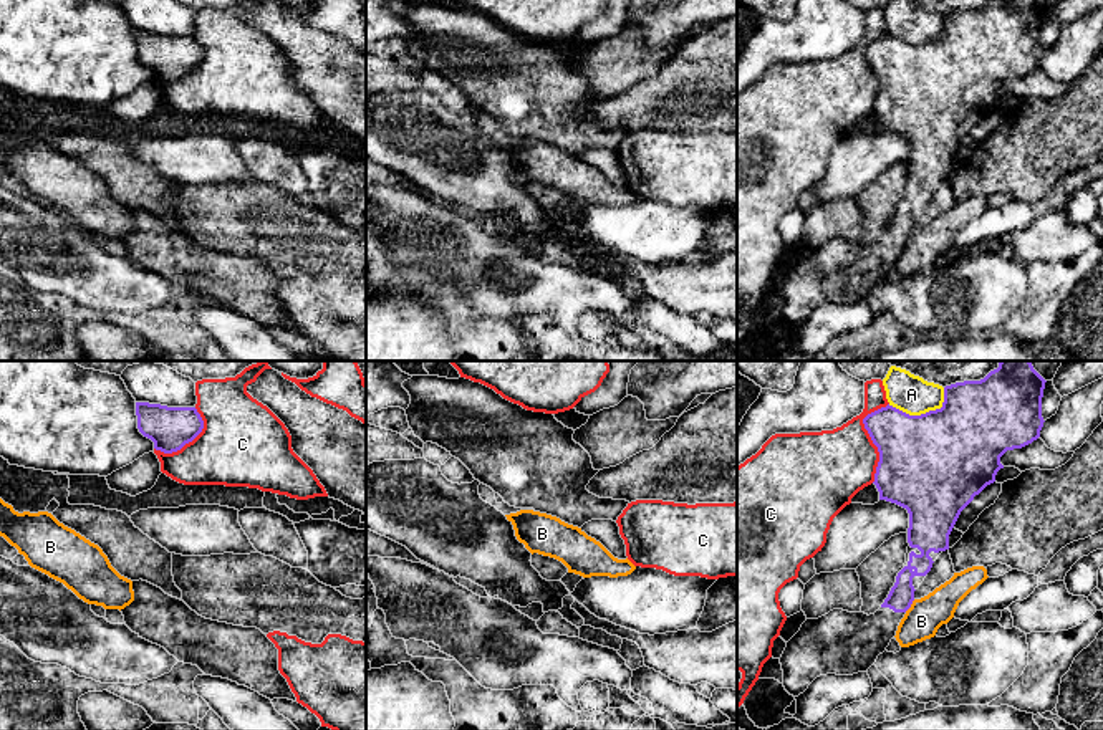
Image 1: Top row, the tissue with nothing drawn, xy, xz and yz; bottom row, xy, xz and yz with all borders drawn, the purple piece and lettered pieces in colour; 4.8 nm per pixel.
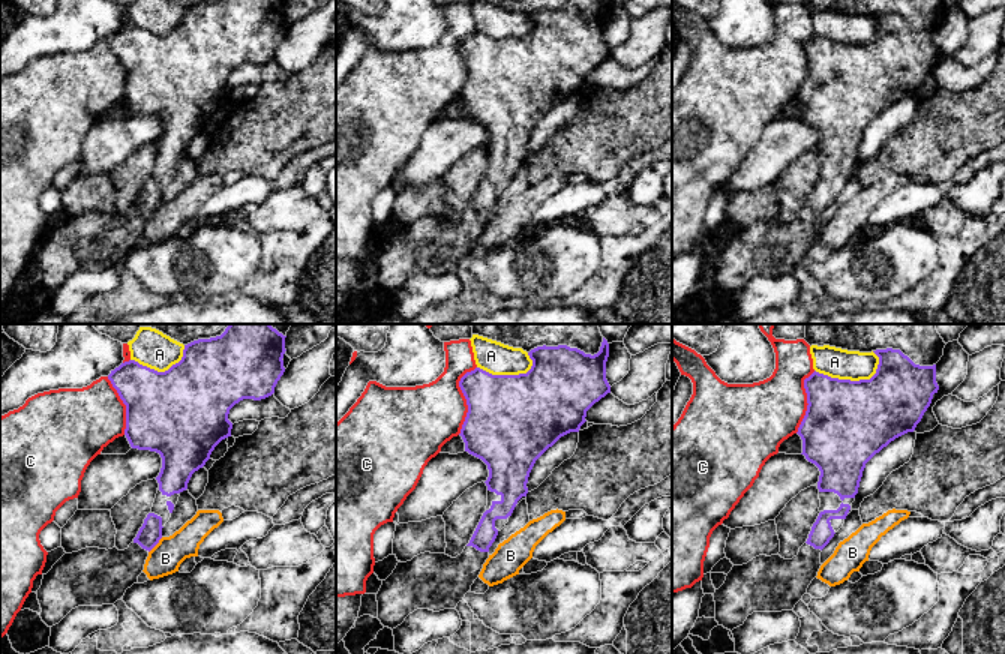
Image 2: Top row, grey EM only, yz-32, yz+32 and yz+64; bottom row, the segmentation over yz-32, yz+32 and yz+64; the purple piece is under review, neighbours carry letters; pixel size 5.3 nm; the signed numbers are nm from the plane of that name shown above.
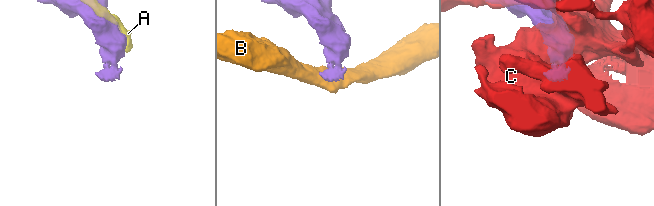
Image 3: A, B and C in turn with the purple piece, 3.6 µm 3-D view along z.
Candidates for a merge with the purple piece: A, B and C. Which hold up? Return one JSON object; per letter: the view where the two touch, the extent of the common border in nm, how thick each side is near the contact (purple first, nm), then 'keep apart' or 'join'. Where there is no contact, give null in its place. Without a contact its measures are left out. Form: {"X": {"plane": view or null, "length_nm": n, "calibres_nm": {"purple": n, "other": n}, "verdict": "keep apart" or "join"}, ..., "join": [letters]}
{"A": {"plane": "yz", "length_nm": 300, "calibres_nm": {"purple": 500, "other": 190}, "verdict": "keep apart"}, "B": {"plane": "yz", "length_nm": 80, "calibres_nm": {"purple": 120, "other": 180}, "verdict": "keep apart"}, "C": {"plane": "yz", "length_nm": 400, "calibres_nm": {"purple": 400, "other": 360}, "verdict": "keep apart"}, "join": []}

